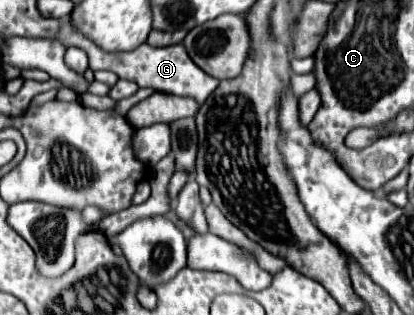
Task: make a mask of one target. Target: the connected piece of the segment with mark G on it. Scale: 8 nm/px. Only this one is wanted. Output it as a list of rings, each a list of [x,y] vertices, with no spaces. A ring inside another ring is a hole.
[[[64,19],[58,33],[56,33],[58,41],[68,41],[66,45],[76,45],[80,49],[84,49],[88,53],[90,59],[90,69],[98,71],[98,69],[108,69],[112,73],[116,73],[120,79],[128,79],[134,81],[138,87],[152,87],[154,91],[162,91],[162,93],[172,93],[172,95],[180,95],[180,97],[194,97],[198,103],[206,101],[206,97],[218,87],[218,79],[206,75],[186,53],[186,49],[182,45],[168,45],[168,47],[150,47],[148,43],[140,45],[134,51],[124,51],[124,53],[110,53],[100,49],[94,41],[90,41],[86,35],[82,35],[72,19]]]

